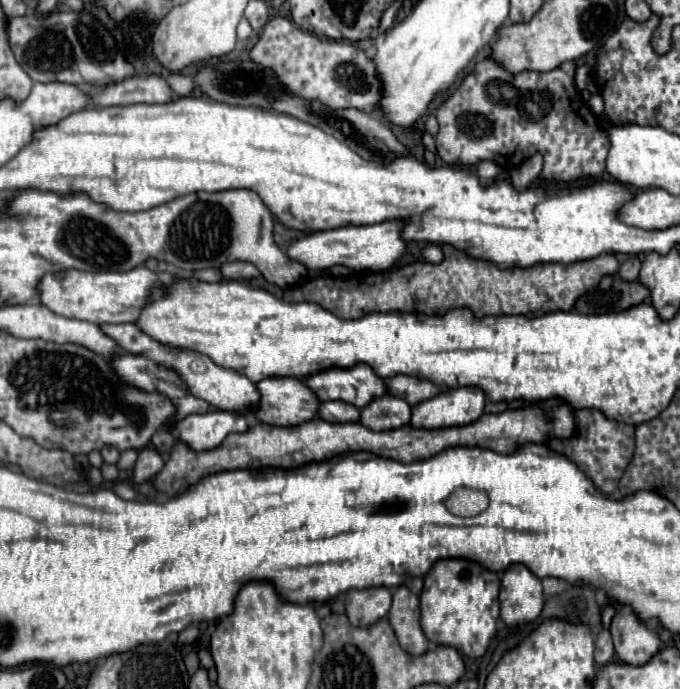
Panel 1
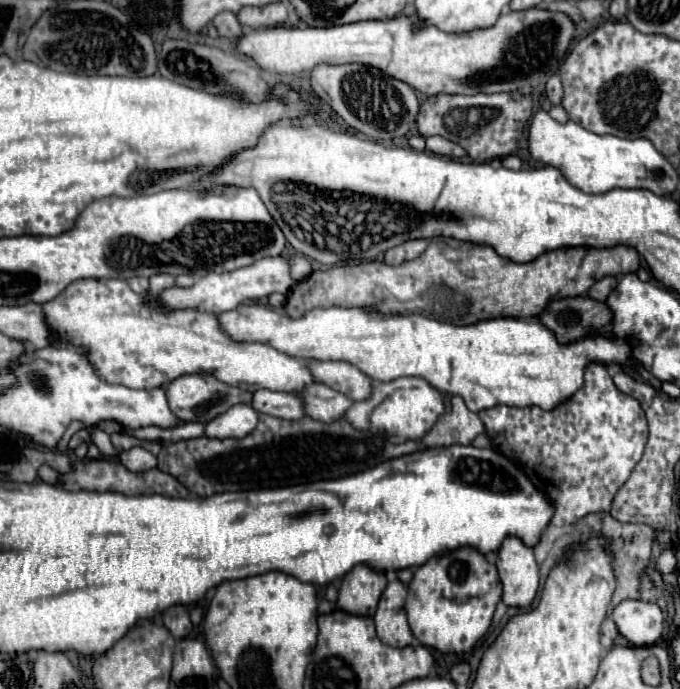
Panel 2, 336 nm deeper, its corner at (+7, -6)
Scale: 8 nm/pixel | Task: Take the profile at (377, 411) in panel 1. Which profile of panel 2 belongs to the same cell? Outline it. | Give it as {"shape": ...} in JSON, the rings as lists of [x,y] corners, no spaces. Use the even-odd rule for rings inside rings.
{"shape":[[[313,383],[313,387],[305,387],[301,399],[305,399],[305,413],[323,423],[335,423],[343,419],[347,409],[353,405],[349,397],[323,383]]]}

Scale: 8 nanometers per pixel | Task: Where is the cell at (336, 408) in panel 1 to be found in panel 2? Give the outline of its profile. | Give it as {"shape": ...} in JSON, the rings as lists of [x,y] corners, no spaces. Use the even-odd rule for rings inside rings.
{"shape":[[[255,391],[253,409],[279,419],[301,419],[305,415],[305,403],[299,395],[279,393],[279,391]]]}

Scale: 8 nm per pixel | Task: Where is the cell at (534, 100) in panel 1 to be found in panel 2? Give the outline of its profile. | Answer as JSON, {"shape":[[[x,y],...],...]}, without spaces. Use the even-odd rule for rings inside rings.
{"shape":[[[439,93],[427,97],[417,115],[417,129],[423,137],[441,135],[457,145],[461,145],[473,161],[503,159],[519,151],[519,139],[523,135],[525,123],[533,115],[531,95],[513,93],[477,93],[477,95],[447,95]]]}

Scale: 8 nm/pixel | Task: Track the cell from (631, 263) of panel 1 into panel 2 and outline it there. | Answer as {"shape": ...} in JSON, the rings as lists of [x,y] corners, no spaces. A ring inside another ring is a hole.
{"shape":[[[605,277],[599,279],[591,289],[589,289],[589,297],[597,299],[597,301],[607,301],[607,297],[611,295],[611,291],[617,287],[617,279],[615,277]]]}

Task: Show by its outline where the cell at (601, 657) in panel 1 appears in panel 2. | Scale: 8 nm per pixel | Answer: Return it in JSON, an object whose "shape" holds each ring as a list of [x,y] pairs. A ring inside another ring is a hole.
{"shape":[[[605,619],[603,627],[601,627],[601,645],[605,649],[611,649],[613,643],[615,643],[615,639],[617,639],[617,635],[619,635],[619,631],[617,631],[615,623],[611,619]]]}

